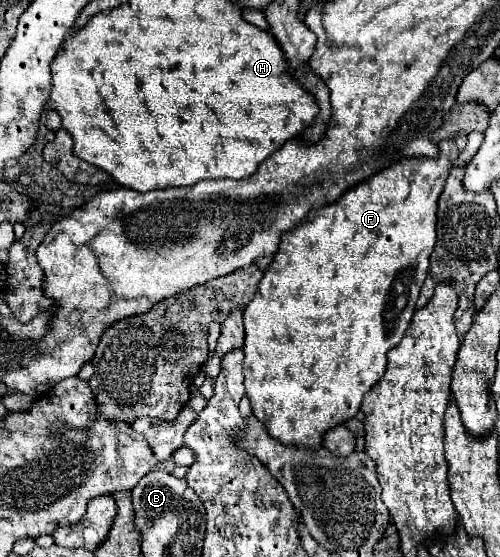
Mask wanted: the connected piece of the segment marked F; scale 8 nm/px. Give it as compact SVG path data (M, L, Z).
M443 140L439 144L439 158L431 160L431 158L411 158L411 160L403 160L375 176L371 176L369 180L353 186L351 190L347 190L337 202L327 204L319 210L311 210L307 214L307 218L295 226L293 230L285 232L281 236L281 244L279 250L271 262L271 266L265 270L265 276L261 278L257 292L253 296L253 300L247 304L247 308L243 310L243 323L245 330L245 338L243 344L243 352L245 359L243 362L243 370L245 370L245 388L247 388L247 398L251 402L253 408L253 416L267 428L269 436L279 440L285 446L293 446L299 450L313 450L317 452L323 446L323 436L327 430L345 424L347 420L351 420L363 402L363 396L367 394L367 390L371 390L373 384L377 384L381 380L381 376L385 374L385 366L387 366L387 352L399 344L399 340L403 338L413 312L415 312L415 302L417 296L421 292L421 286L425 282L427 276L427 268L429 268L429 256L433 252L435 246L435 224L437 224L437 198L445 186L445 180L449 176L449 170L453 166L453 160L457 158L459 150L455 146L455 140Z

